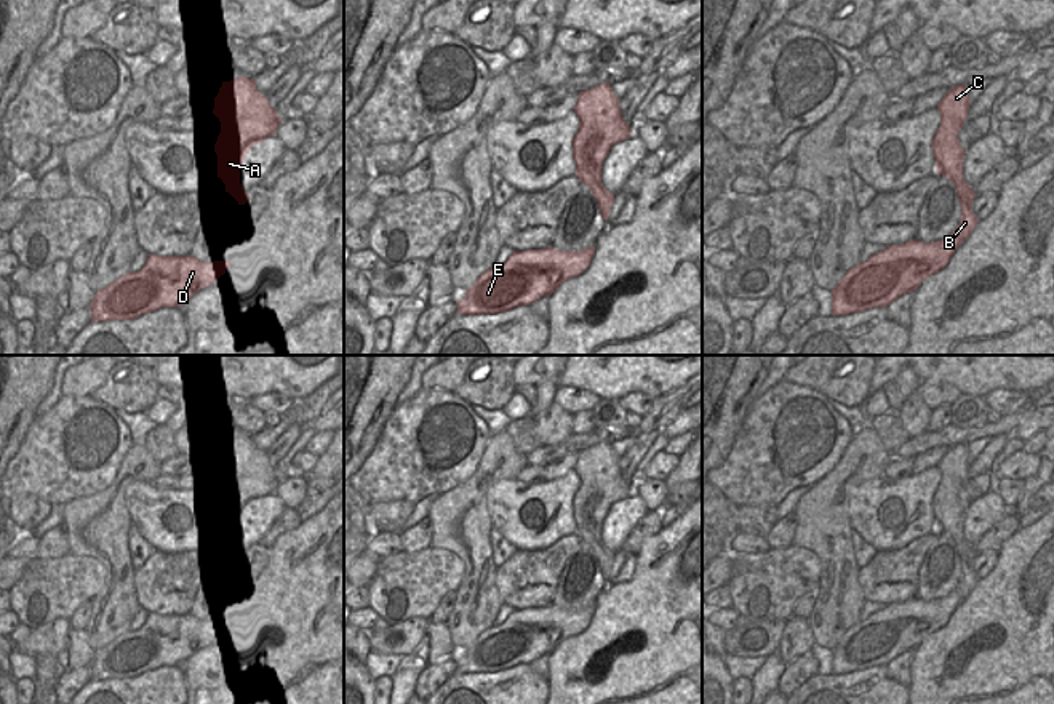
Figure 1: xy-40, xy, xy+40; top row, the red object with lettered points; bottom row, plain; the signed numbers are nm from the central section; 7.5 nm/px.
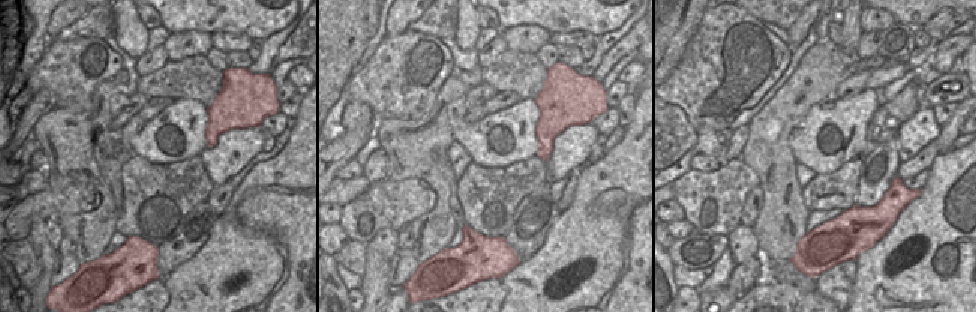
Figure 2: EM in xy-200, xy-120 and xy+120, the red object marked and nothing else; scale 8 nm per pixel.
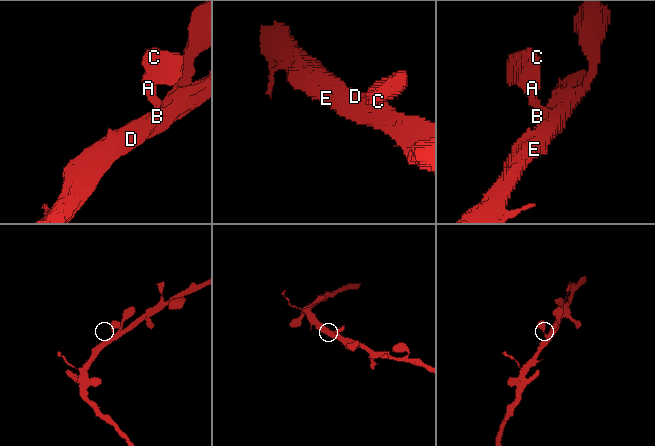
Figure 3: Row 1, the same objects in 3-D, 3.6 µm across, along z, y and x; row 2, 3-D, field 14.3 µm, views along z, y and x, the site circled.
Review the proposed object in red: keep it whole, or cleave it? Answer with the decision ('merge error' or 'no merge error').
no merge error

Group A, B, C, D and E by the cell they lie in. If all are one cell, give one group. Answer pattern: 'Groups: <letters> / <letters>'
Groups: A B C D E.

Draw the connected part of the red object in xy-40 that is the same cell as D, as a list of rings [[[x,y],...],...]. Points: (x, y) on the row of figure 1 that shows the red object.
[[[149,254],[141,270],[96,291],[90,304],[91,322],[133,320],[162,307],[179,307],[224,275],[229,266],[230,261]]]

